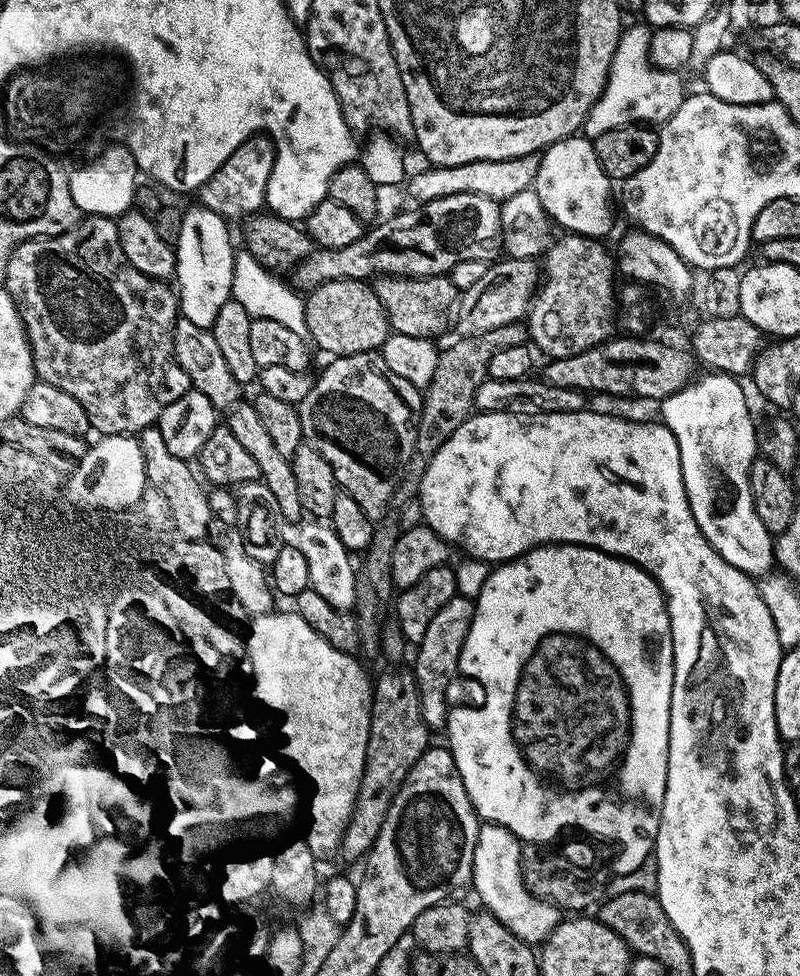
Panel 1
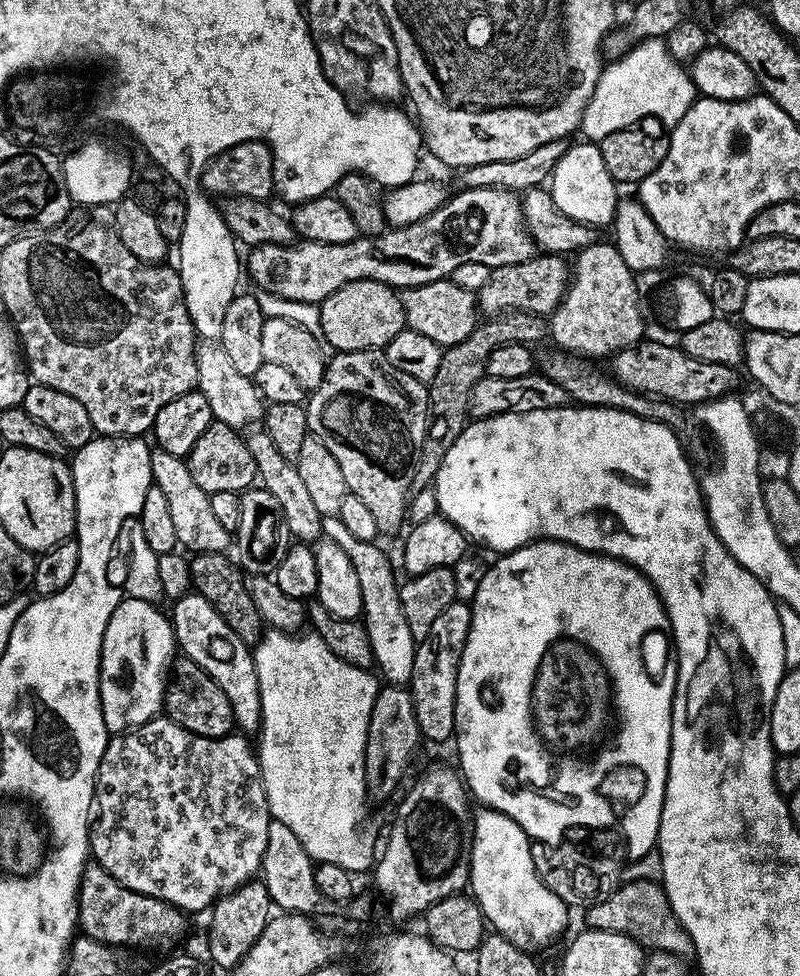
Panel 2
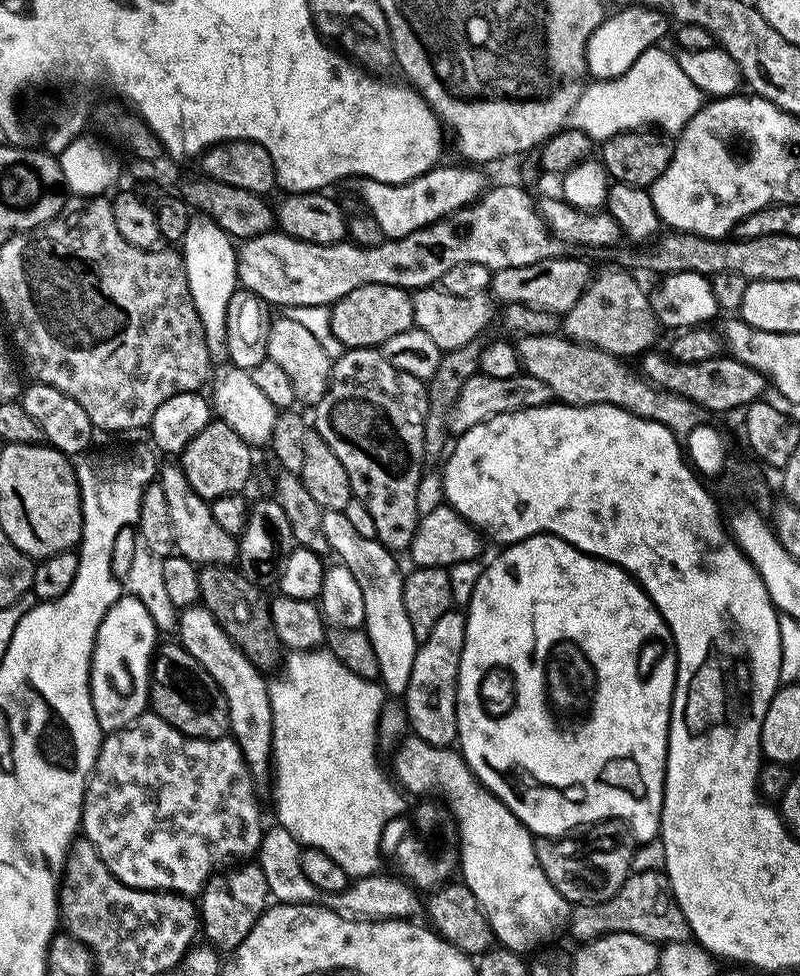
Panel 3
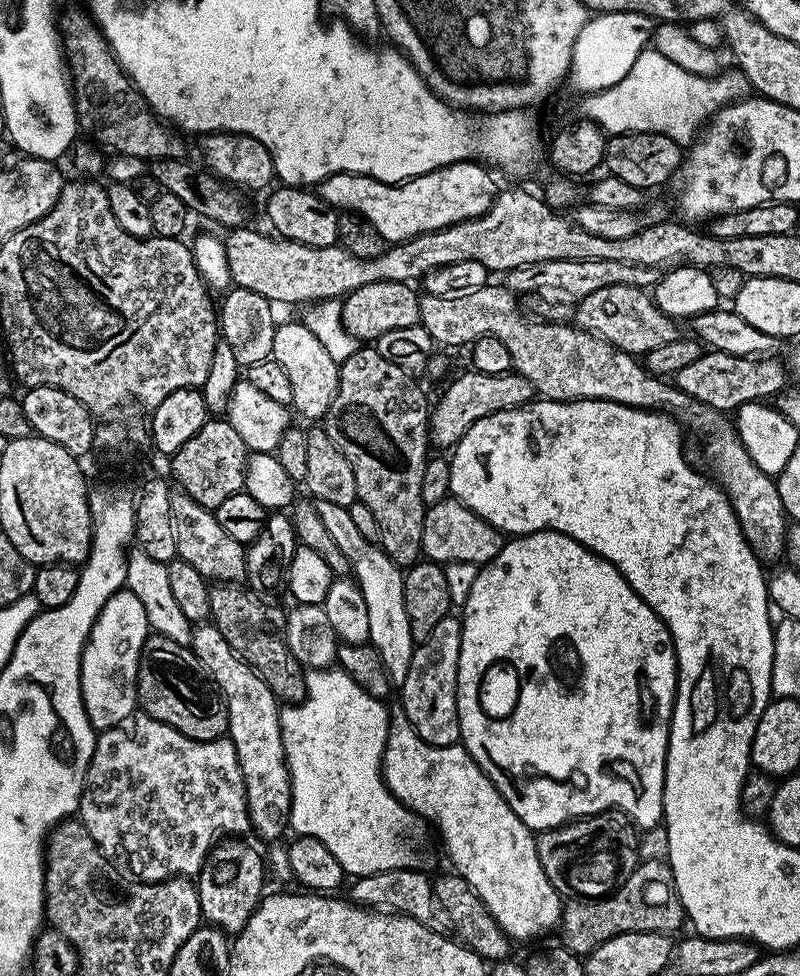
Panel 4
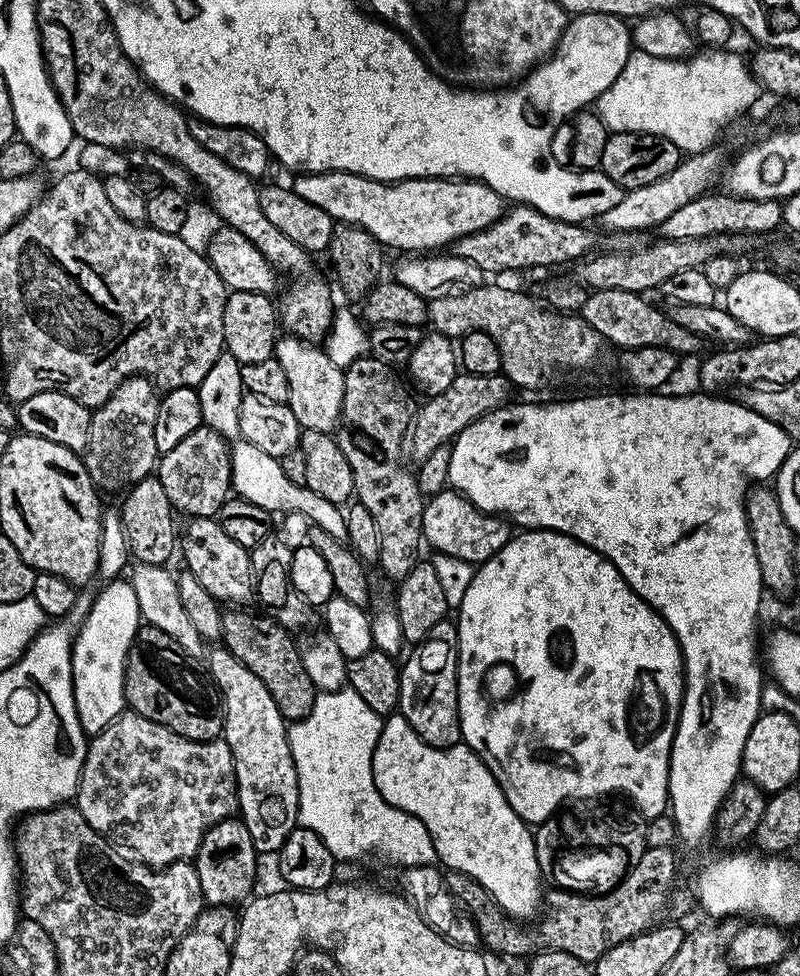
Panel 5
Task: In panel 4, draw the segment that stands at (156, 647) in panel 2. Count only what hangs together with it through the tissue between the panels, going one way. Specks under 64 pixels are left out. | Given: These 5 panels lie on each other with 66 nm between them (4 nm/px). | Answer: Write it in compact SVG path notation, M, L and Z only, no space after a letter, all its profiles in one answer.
M121 590L102 606L88 634L80 659L80 689L86 714L97 730L118 726L122 718L137 711L136 675L140 665L140 651L150 635L148 619L150 613L142 610L142 601L134 592Z

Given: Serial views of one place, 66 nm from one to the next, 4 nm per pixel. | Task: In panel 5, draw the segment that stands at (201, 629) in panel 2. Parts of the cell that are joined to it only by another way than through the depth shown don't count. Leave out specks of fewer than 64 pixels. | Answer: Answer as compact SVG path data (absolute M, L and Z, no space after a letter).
M216 646L217 648L207 653L206 661L208 660L207 671L210 673L210 679L218 689L222 697L222 707L224 710L224 731L222 739L230 746L230 754L234 758L234 774L236 775L236 802L238 805L239 819L243 820L246 830L250 830L250 838L254 842L257 853L272 852L279 853L280 847L286 842L286 838L292 833L292 829L298 824L298 806L300 799L298 798L298 774L294 766L294 758L290 754L290 746L288 745L288 724L285 721L284 715L278 710L278 706L274 702L274 698L270 698L270 690L266 690L266 686L262 686L262 681L257 678L254 673L246 666L242 666L242 662L238 662L238 658L234 658L234 654L230 654L227 648Z

